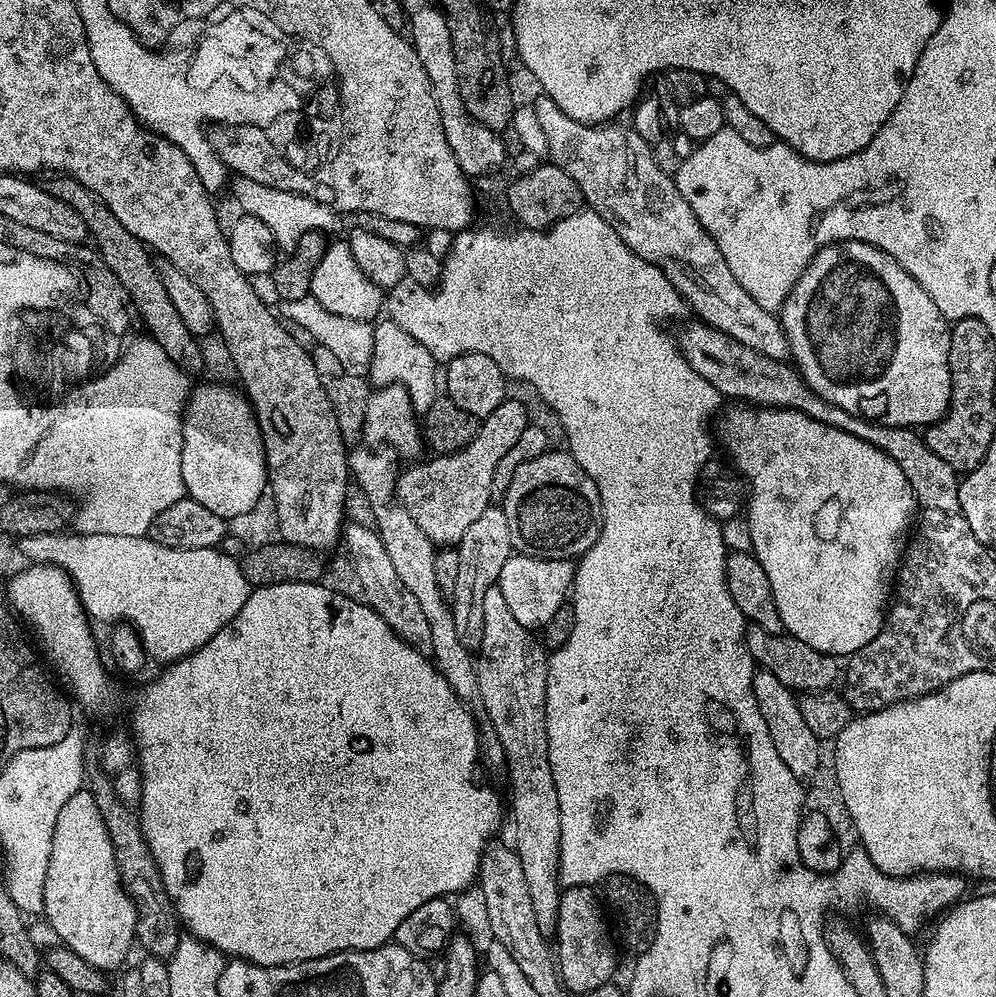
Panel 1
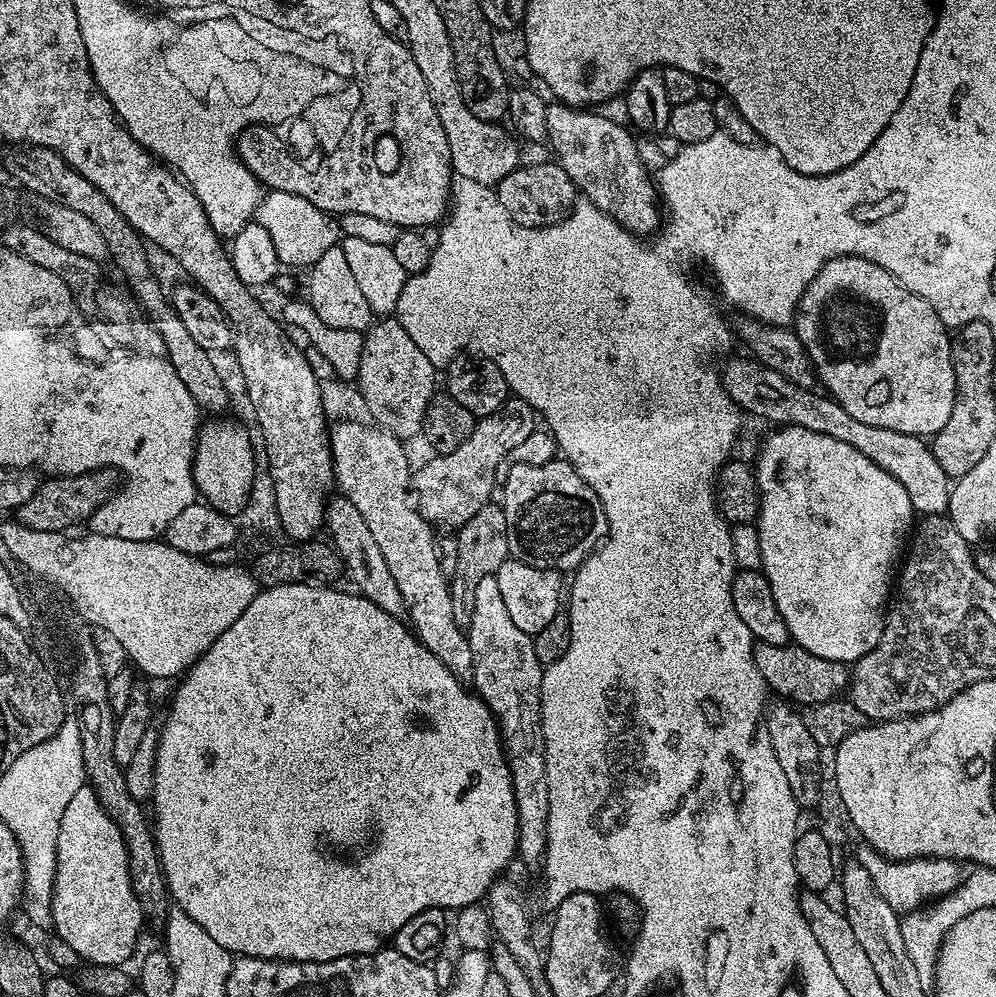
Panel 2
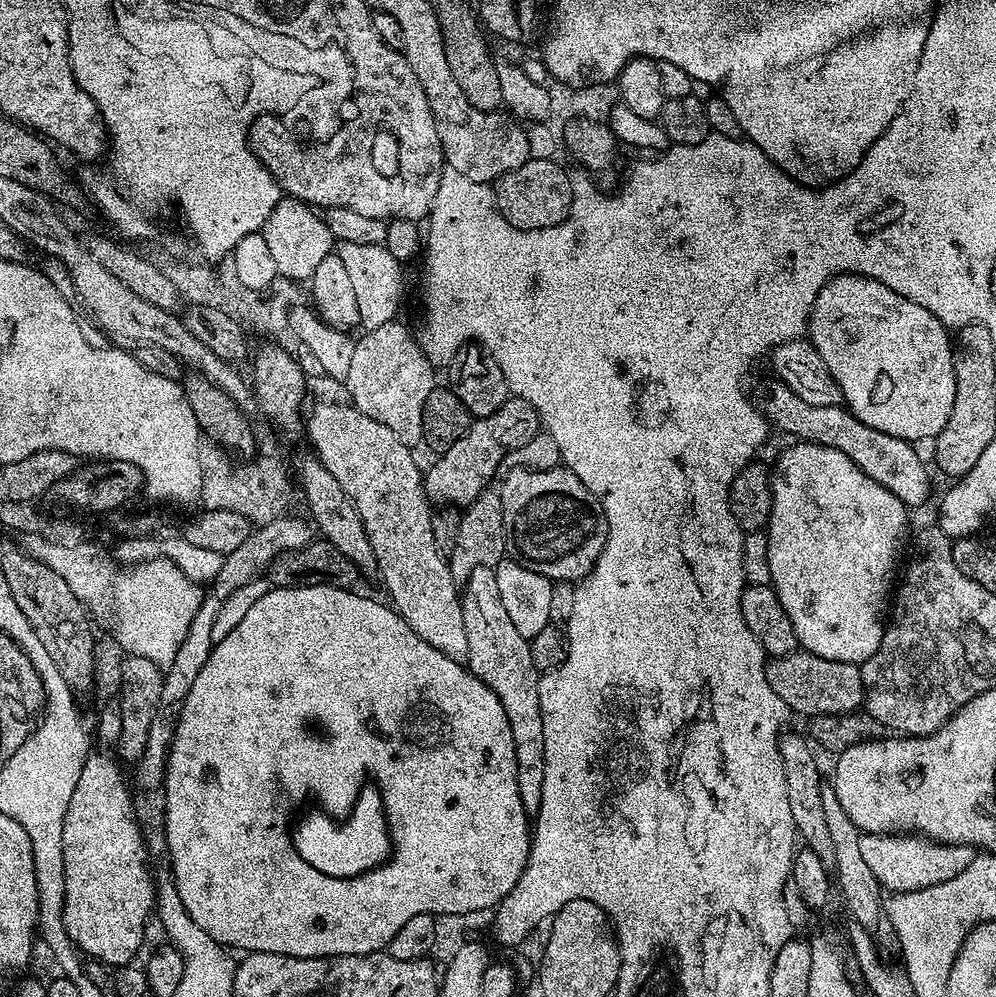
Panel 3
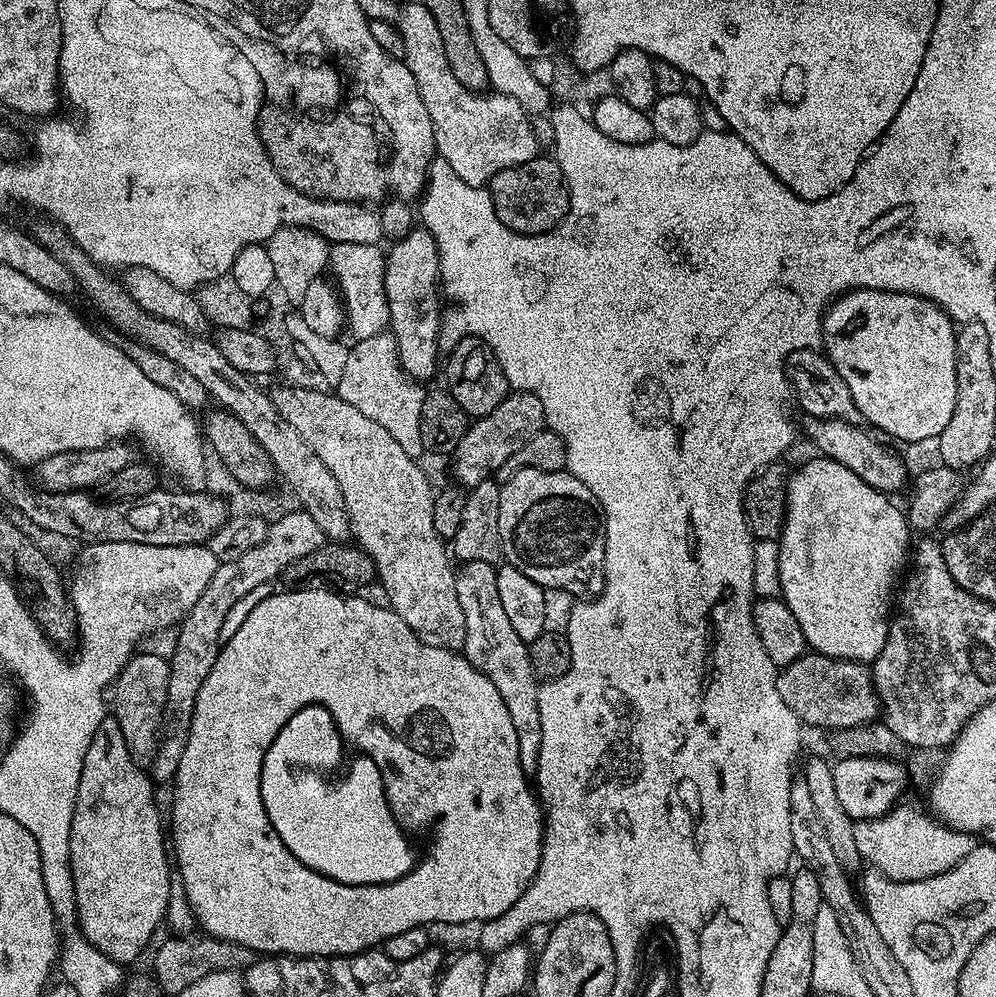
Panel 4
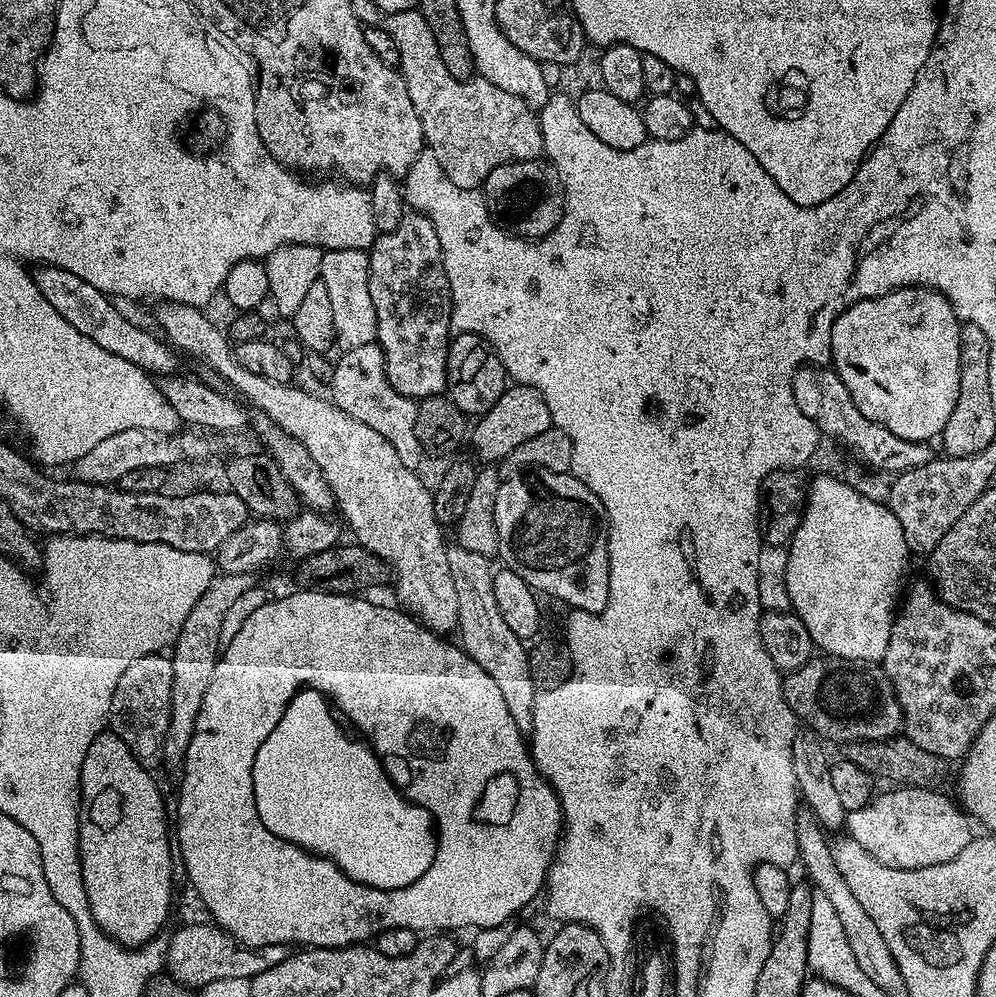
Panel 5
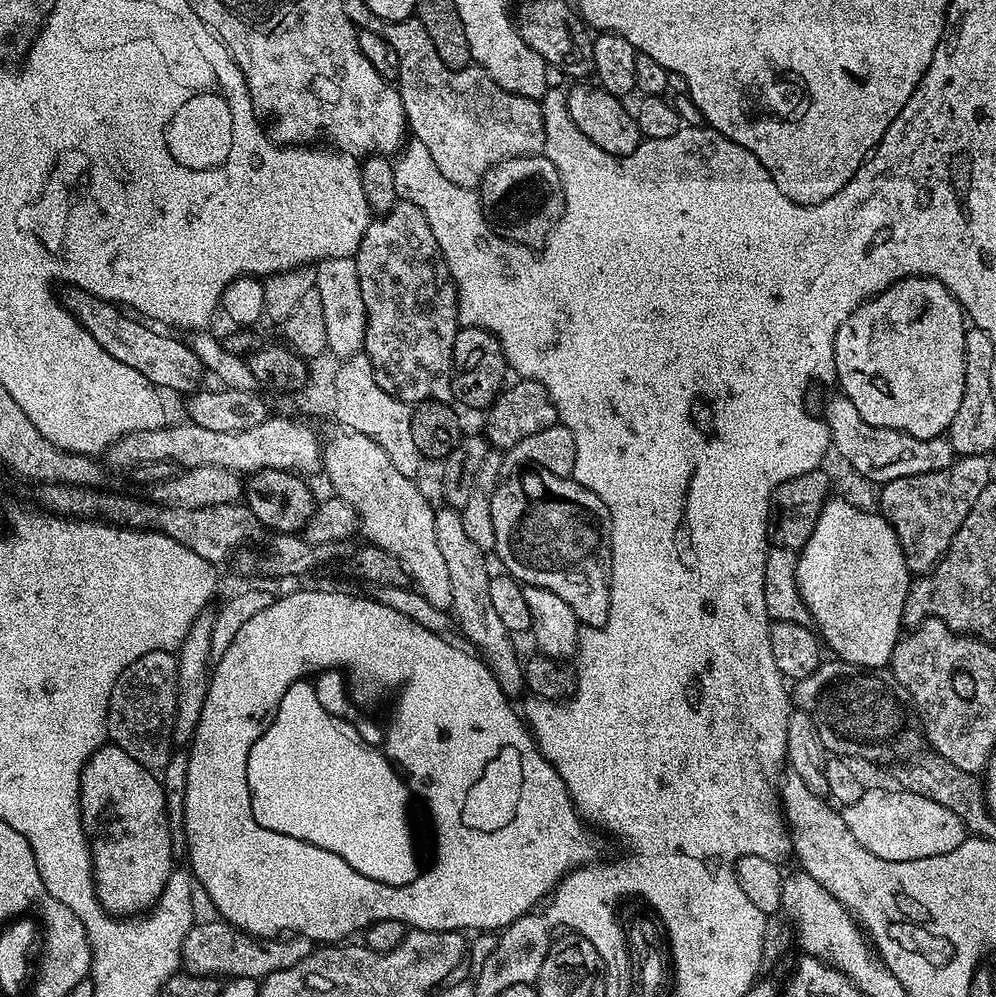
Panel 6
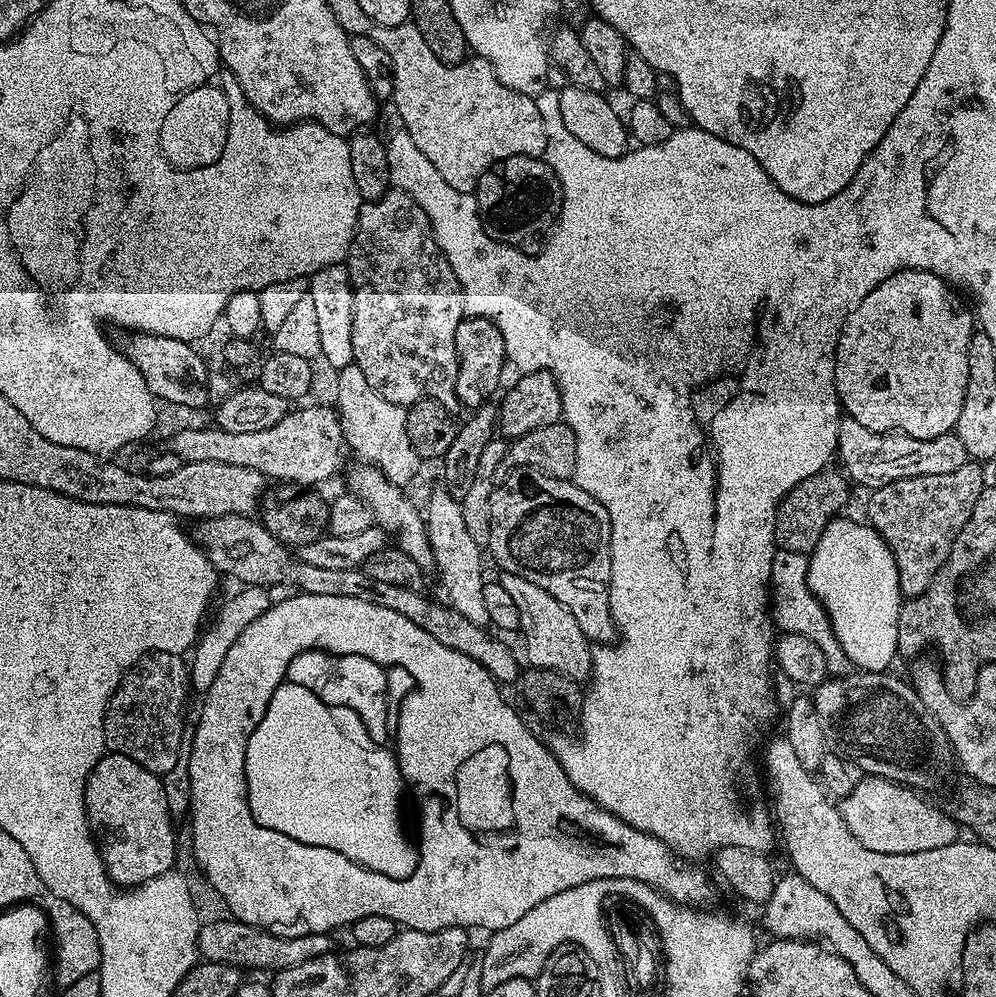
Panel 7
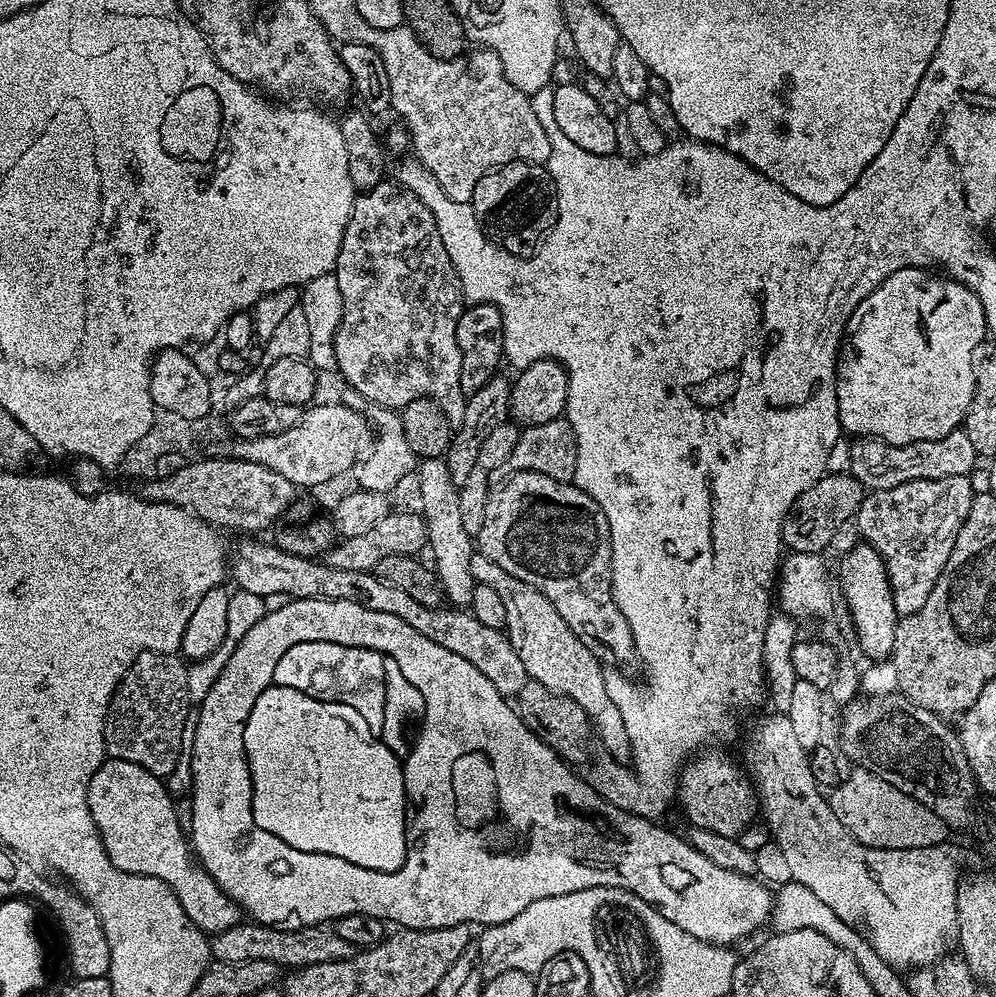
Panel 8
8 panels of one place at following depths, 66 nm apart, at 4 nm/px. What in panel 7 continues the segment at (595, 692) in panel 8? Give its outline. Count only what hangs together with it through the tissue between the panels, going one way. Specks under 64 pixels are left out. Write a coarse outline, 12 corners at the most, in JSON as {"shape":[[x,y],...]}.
{"shape":[[501,571],[531,667],[584,682],[593,645],[554,594]]}

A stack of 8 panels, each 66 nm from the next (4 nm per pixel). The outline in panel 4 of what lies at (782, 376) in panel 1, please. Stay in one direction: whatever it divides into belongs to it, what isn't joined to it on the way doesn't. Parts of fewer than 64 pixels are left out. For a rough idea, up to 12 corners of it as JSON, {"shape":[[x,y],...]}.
{"shape":[[804,416],[802,432],[827,460],[896,494],[910,480],[898,453],[857,424]]}

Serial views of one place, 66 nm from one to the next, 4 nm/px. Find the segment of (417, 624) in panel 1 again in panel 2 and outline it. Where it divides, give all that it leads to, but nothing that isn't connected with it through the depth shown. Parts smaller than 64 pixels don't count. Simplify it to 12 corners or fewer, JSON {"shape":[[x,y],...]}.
{"shape":[[343,494],[329,499],[324,528],[355,591],[403,617],[390,566]]}

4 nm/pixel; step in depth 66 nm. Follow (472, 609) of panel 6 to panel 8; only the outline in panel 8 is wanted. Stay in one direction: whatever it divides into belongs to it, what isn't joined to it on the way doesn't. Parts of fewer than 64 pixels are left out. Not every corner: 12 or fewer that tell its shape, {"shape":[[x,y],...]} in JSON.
{"shape":[[421,459],[419,511],[447,603],[468,606],[474,537],[443,459]]}

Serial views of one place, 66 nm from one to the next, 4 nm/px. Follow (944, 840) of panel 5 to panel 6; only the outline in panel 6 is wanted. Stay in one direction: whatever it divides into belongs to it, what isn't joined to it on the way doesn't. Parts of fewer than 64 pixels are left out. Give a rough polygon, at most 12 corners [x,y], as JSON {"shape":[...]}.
{"shape":[[861,791],[854,838],[886,862],[950,854],[962,818],[922,794]]}

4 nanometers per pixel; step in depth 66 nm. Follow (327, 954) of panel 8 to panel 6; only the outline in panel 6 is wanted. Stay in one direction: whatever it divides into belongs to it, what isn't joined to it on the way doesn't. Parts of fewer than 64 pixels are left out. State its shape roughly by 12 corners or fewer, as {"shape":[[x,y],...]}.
{"shape":[[227,920],[193,923],[180,951],[193,976],[264,977],[314,951]]}

